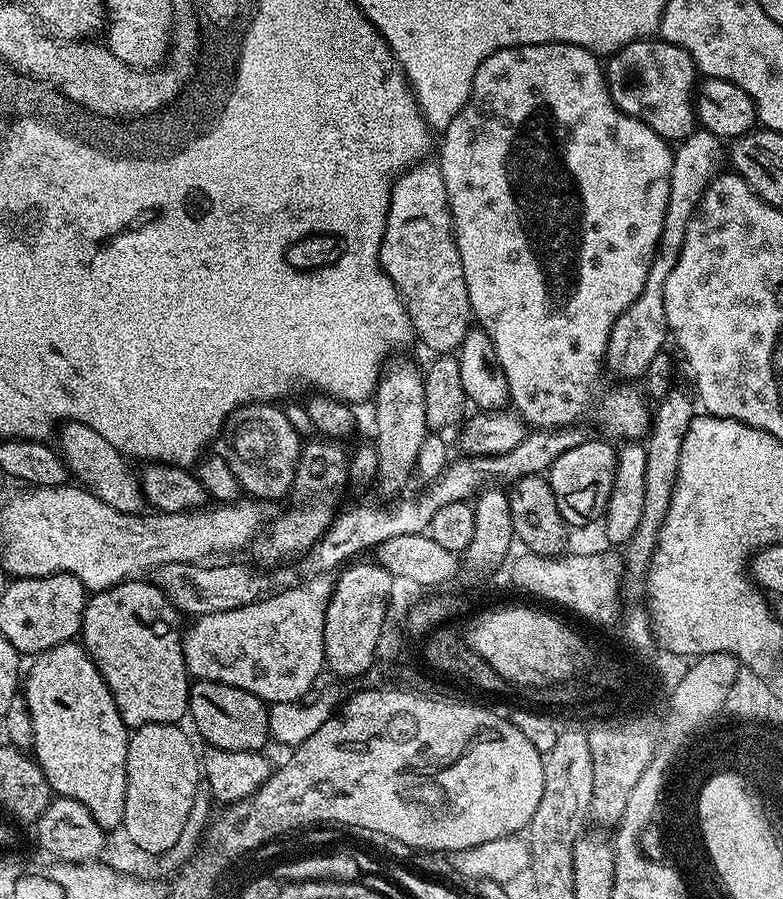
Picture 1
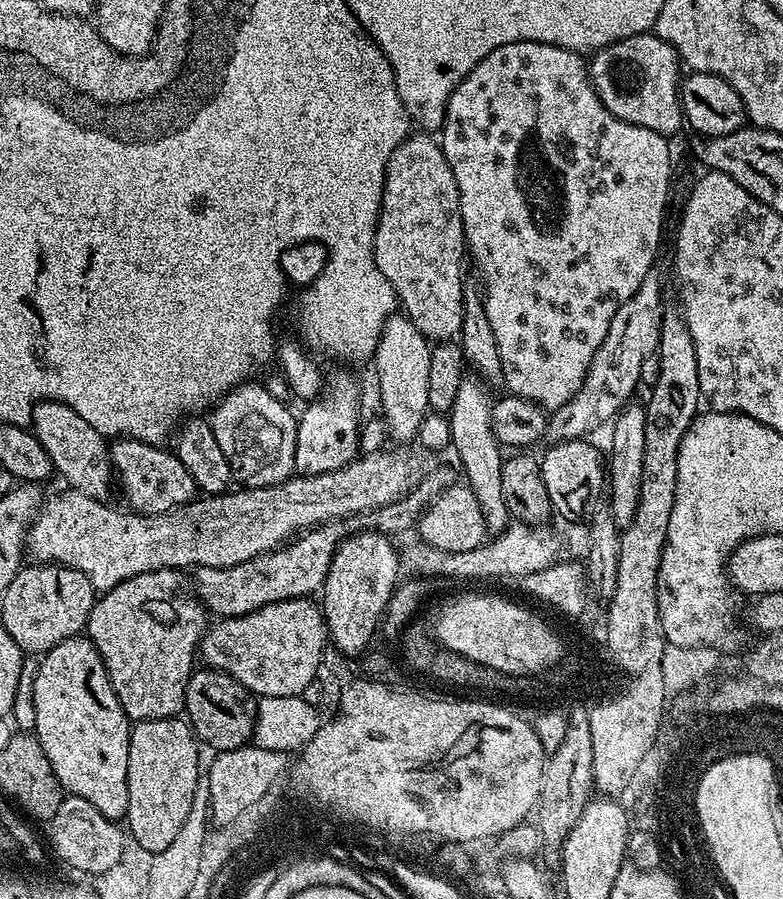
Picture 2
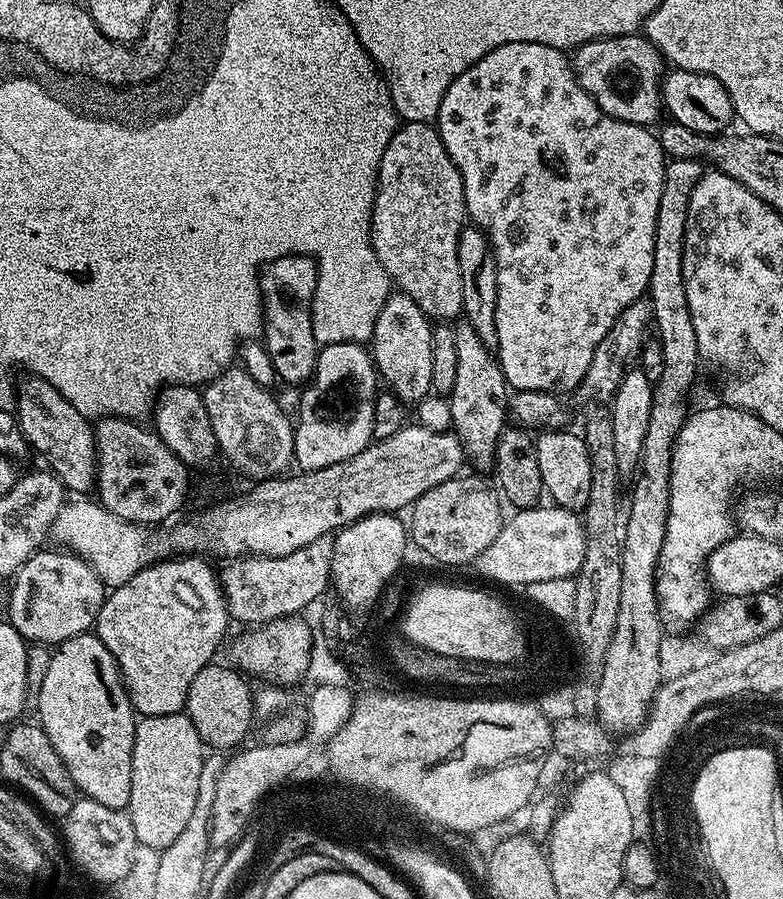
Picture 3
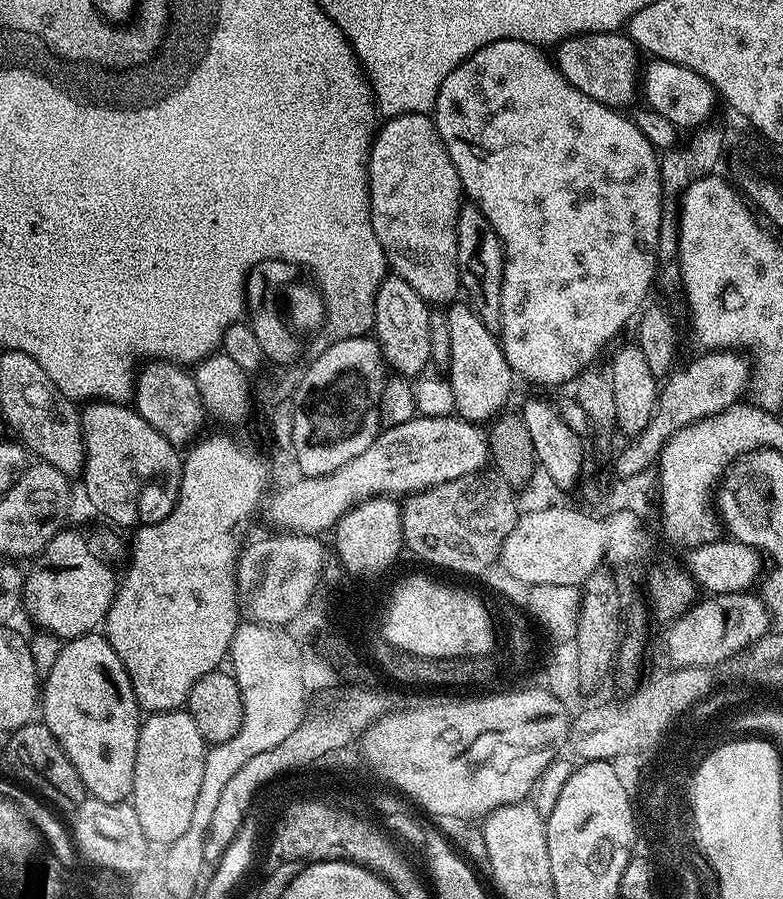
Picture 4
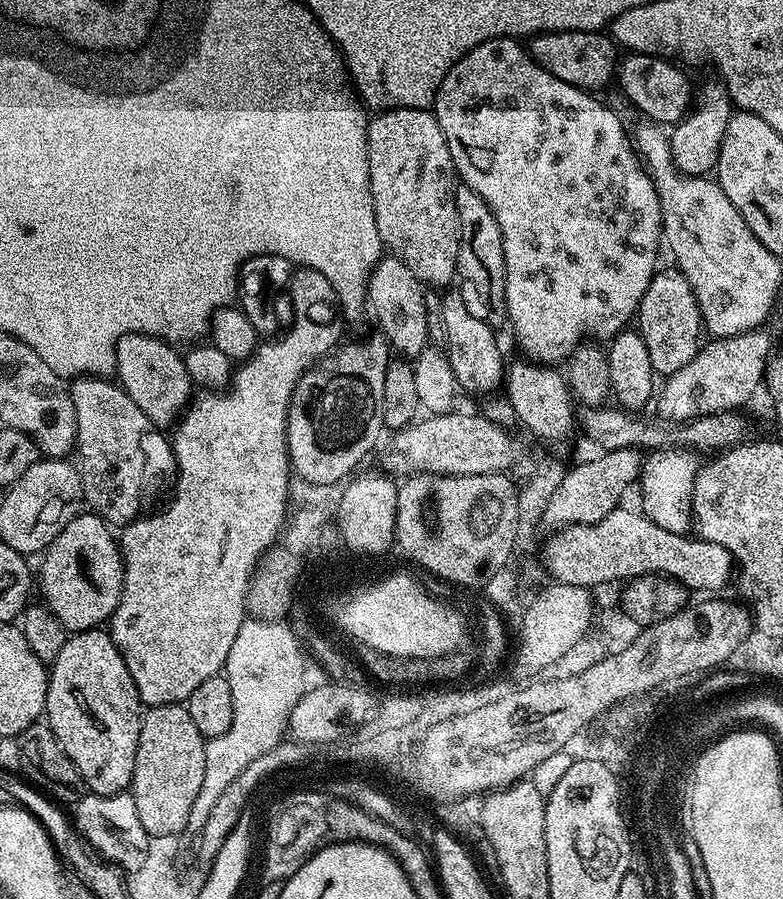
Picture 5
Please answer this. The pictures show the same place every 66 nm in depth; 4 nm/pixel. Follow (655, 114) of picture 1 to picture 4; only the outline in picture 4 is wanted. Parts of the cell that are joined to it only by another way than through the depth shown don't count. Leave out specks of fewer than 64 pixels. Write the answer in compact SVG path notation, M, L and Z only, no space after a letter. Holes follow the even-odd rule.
M623 31L591 32L571 36L562 40L554 48L556 69L563 74L566 82L574 90L582 90L594 102L605 104L608 108L627 109L627 104L635 105L642 83L642 59L636 43ZM556 52L556 56L555 56Z

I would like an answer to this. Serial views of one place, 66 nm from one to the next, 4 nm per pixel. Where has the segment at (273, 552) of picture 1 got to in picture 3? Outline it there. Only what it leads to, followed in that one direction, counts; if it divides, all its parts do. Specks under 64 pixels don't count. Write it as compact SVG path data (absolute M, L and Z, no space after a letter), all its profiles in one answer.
M326 344L317 354L316 371L307 381L308 389L300 400L300 413L294 416L296 433L295 463L306 472L313 472L338 462L346 462L346 458L354 458L368 445L374 437L374 406L378 395L378 373L373 364L372 353L364 344Z

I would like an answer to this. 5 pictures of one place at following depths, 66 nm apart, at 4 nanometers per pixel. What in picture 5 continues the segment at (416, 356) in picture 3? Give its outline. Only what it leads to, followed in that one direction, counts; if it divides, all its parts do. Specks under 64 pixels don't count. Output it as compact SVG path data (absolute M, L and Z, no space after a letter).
M393 256L381 257L372 269L368 283L369 305L374 308L380 322L381 333L389 347L406 358L415 358L429 345L428 315L425 306L425 289L405 263Z

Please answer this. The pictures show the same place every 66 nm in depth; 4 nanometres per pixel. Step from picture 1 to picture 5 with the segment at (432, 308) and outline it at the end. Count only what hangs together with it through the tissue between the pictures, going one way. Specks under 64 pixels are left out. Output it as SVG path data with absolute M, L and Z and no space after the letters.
M390 108L380 110L368 121L368 161L370 190L374 198L374 218L378 222L380 243L401 260L424 286L440 290L457 279L460 227L454 206L458 177L452 166L450 150L438 126L435 111L426 108Z

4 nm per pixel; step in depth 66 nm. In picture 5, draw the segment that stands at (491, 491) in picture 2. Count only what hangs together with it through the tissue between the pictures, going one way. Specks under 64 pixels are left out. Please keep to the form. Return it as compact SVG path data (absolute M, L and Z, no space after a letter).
M448 291L442 296L442 322L446 326L444 344L448 361L454 370L457 389L464 391L465 388L466 391L480 396L479 398L487 397L495 393L499 389L496 387L499 384L501 387L506 380L506 359L500 353L500 344L496 341L497 333L491 324L474 318L474 314L466 310L466 302L462 302L459 291Z

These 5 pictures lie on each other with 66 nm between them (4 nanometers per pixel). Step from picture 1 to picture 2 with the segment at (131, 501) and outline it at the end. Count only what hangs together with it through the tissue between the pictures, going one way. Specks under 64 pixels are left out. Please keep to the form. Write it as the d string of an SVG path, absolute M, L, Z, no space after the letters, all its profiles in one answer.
M41 400L32 410L31 431L36 433L38 442L46 446L53 469L65 480L67 487L81 492L95 500L107 501L114 492L114 473L109 441L86 418L82 418L70 406L56 400Z

